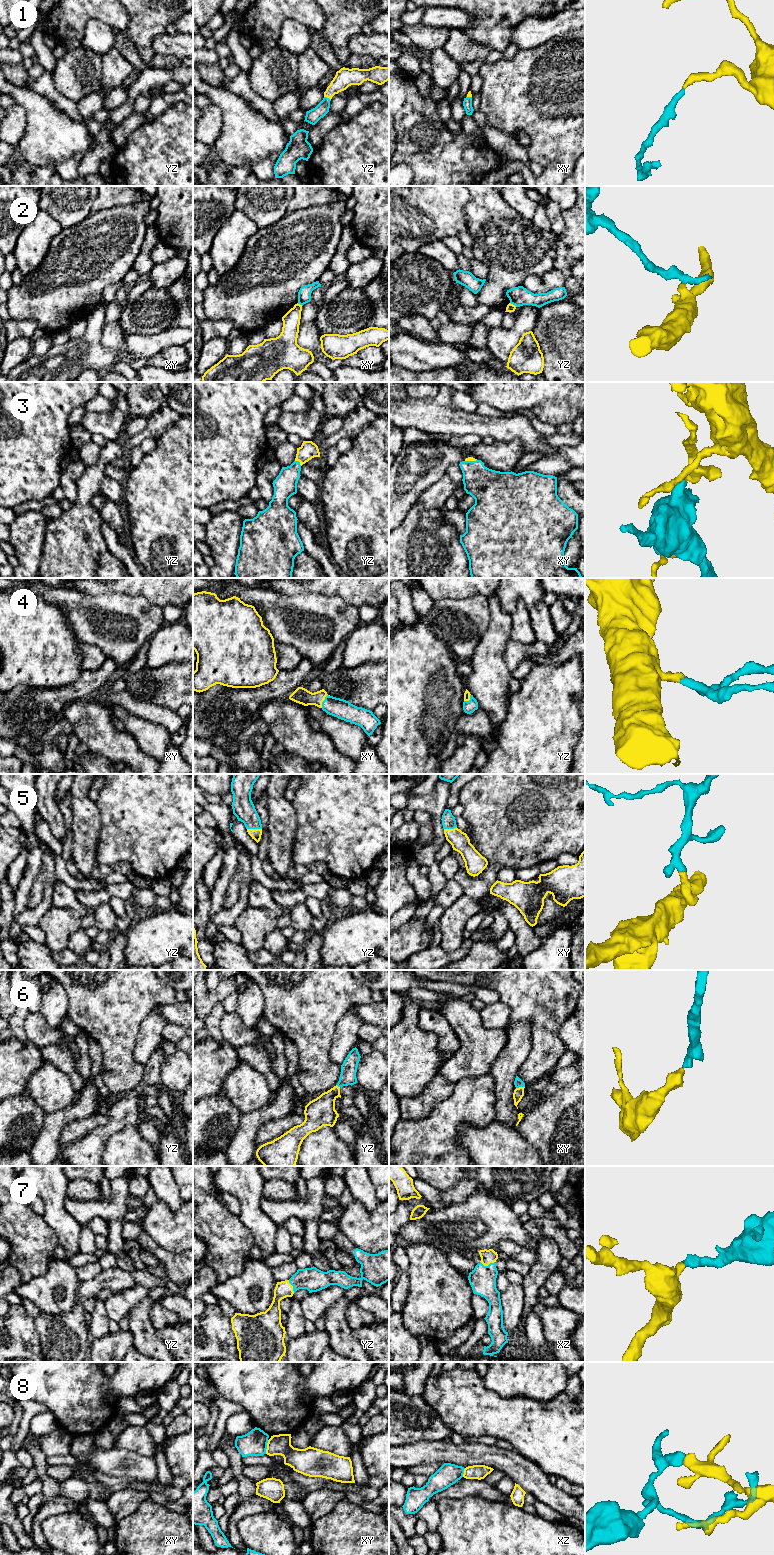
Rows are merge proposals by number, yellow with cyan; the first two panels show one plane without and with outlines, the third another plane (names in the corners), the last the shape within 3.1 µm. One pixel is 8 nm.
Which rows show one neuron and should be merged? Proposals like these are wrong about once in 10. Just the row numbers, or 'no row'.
1, 3, 4, 5, 6, 7

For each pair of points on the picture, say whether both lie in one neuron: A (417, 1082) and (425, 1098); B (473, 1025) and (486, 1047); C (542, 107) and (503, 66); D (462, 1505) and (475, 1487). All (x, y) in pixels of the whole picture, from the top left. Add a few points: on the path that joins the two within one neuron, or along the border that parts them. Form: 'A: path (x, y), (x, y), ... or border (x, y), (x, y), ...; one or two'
A: border (437, 1074), (421, 1093), (405, 1095), (399, 1098); two
B: path (473, 1030), (473, 1034), (481, 1042); one
C: path (531, 96), (527, 95), (509, 77); one
D: border (446, 1497), (479, 1496), (492, 1502); two

